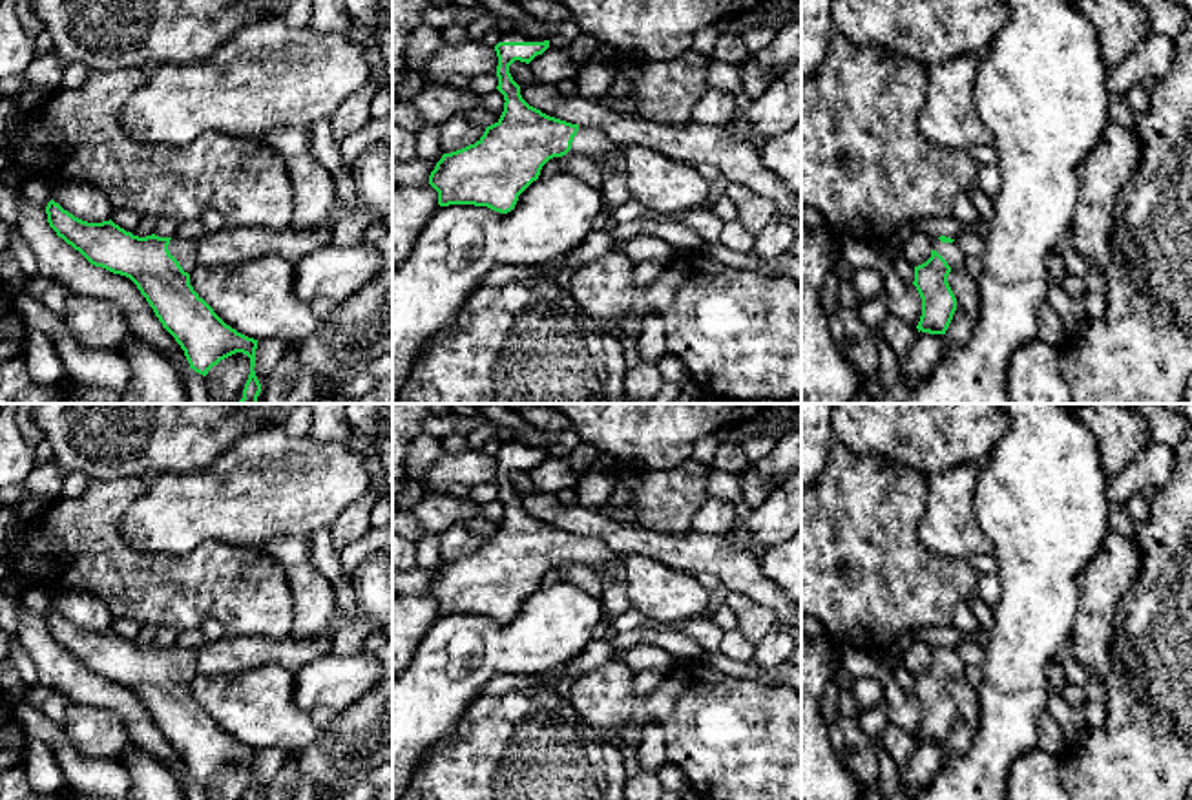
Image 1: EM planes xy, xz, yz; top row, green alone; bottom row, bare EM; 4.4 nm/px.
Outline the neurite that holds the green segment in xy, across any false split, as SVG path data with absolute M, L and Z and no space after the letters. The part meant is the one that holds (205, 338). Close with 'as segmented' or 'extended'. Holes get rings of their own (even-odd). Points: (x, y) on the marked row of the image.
M53 199L46 206L47 223L68 245L78 250L91 265L102 267L113 274L130 278L146 298L162 327L175 338L184 351L190 369L206 376L221 360L243 353L250 358L250 374L243 389L239 404L257 404L261 384L256 376L257 340L248 338L226 325L214 309L190 285L190 272L197 265L195 245L177 237L159 237L155 234L139 237L126 232L111 219L102 223L88 223Z | extended

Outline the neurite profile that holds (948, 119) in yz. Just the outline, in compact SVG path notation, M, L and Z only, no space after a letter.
M967 53L927 68L922 111L916 117L920 135L944 148L969 150L993 146L993 133L973 108L973 82L980 55Z

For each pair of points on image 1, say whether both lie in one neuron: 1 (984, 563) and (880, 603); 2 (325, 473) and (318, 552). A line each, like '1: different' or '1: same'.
1: different
2: different

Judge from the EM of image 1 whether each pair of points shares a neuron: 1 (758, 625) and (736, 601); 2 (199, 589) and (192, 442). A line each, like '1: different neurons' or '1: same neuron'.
1: same neuron
2: different neurons

